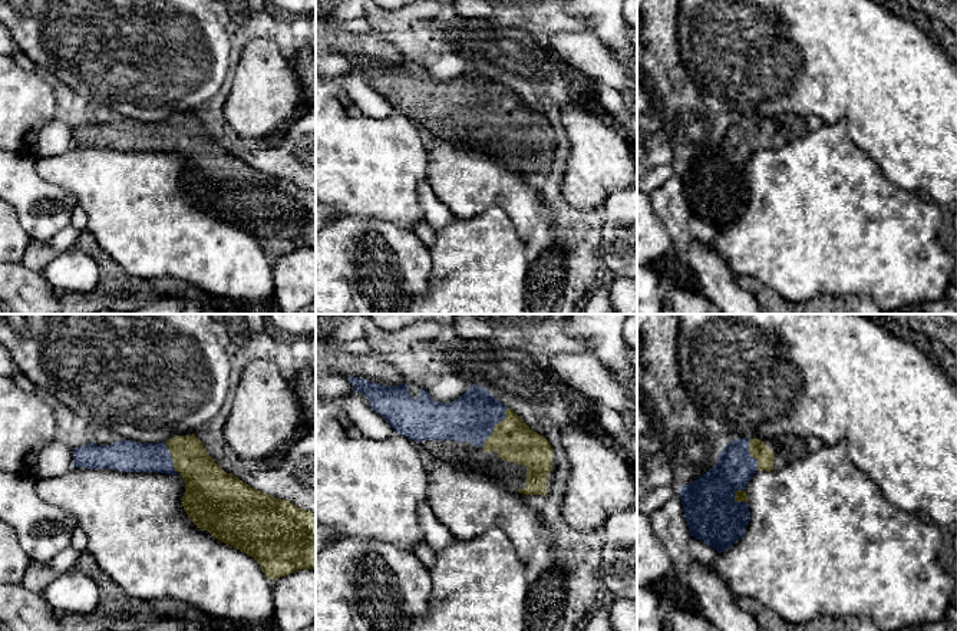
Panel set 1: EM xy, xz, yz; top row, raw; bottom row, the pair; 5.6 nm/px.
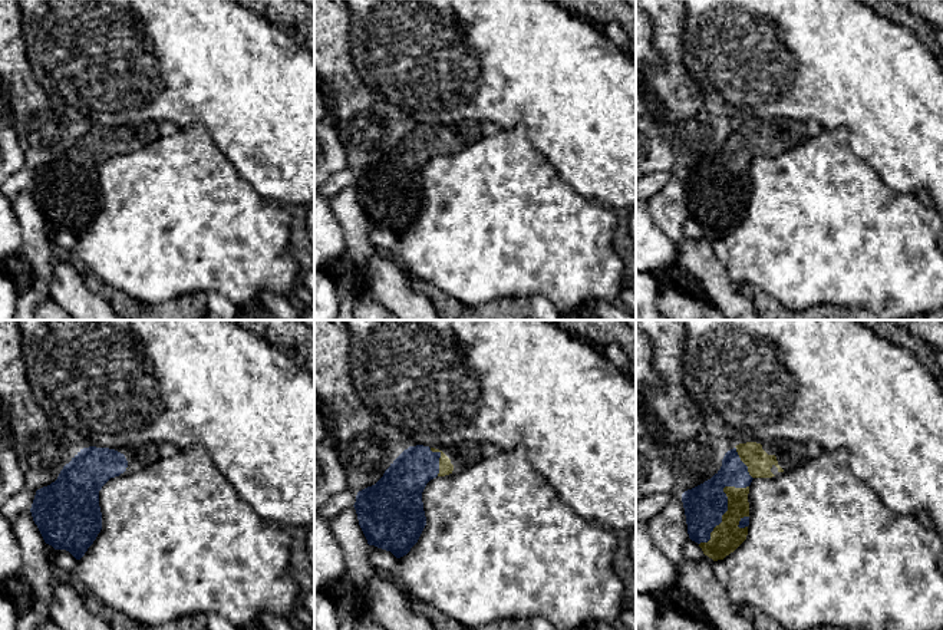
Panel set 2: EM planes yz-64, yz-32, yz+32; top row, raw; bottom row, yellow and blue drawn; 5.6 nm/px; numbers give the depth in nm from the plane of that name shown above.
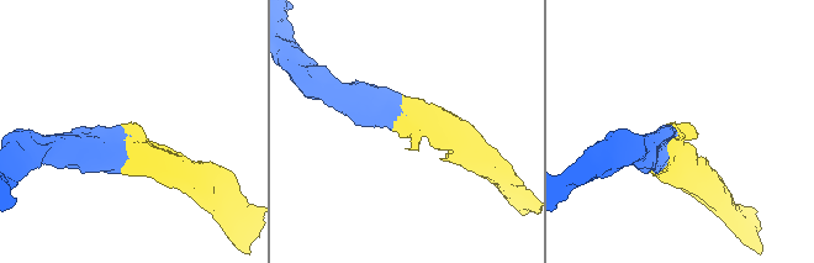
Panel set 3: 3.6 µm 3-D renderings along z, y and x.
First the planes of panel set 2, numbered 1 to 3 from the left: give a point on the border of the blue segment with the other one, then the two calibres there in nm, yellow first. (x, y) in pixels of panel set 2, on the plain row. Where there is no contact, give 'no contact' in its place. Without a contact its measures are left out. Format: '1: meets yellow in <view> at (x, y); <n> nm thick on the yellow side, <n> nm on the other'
1: no contact
2: meets yellow in yz-32 at (439, 138); 80 nm thick on the yellow side, 240 nm on the other
3: meets yellow in yz+32 at (728, 185); 170 nm thick on the yellow side, 220 nm on the other

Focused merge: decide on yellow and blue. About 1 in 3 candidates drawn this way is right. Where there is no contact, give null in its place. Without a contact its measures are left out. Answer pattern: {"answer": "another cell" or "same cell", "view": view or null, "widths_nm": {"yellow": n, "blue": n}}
{"answer": "same cell", "view": "xz", "widths_nm": {"yellow": 220, "blue": 260}}

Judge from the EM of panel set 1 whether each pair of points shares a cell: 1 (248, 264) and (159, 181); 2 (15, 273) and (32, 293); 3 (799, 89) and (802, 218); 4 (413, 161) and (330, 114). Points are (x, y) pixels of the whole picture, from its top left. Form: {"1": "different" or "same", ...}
{"1": "same", "2": "same", "3": "different", "4": "same"}

